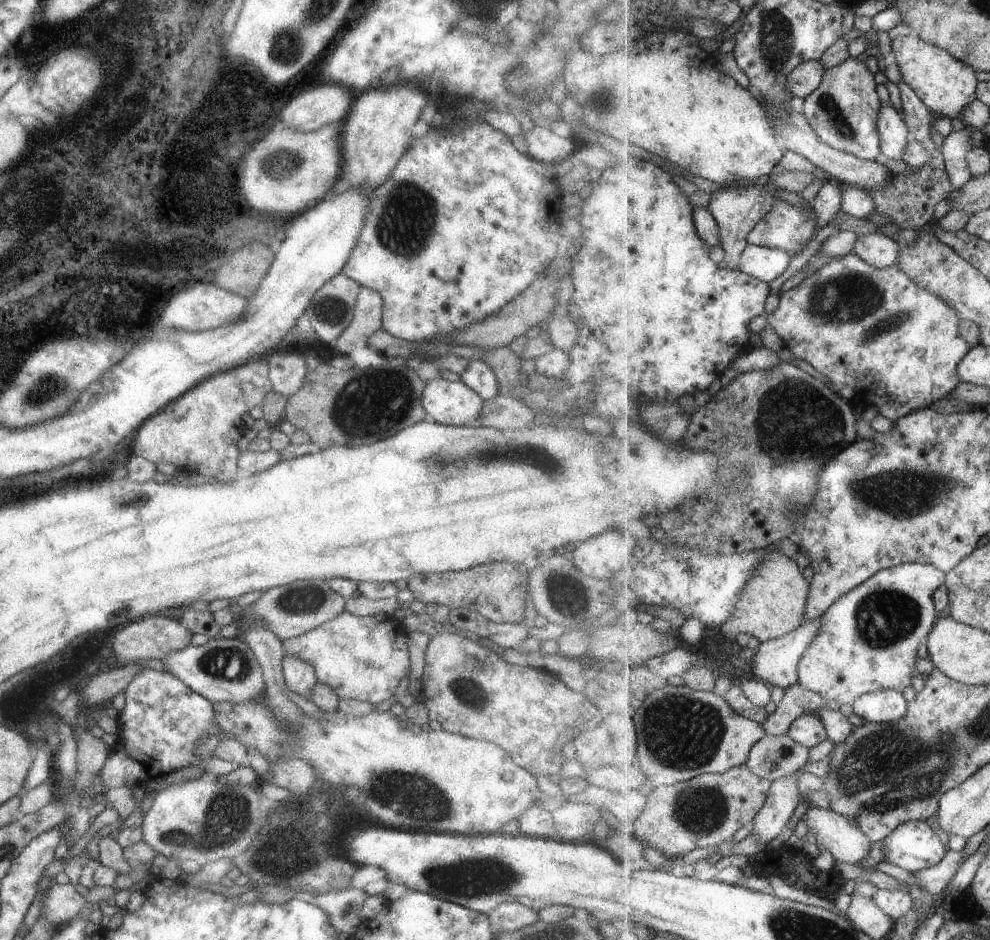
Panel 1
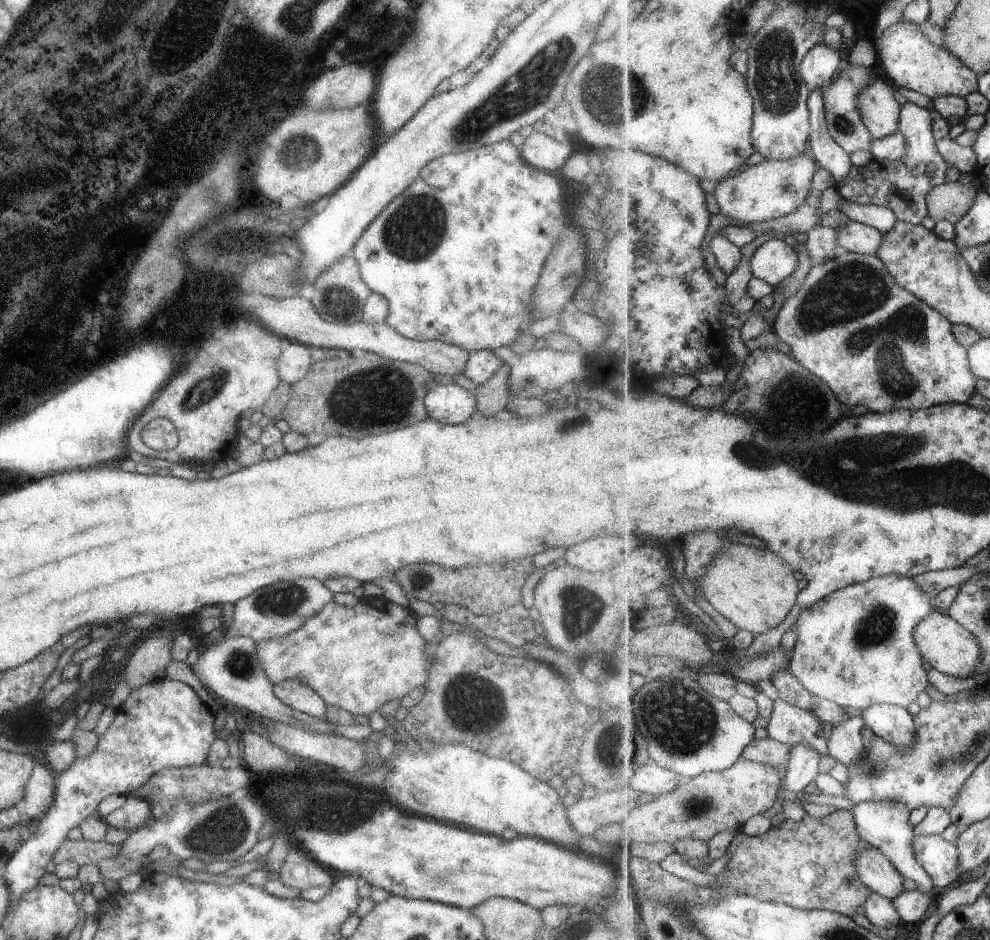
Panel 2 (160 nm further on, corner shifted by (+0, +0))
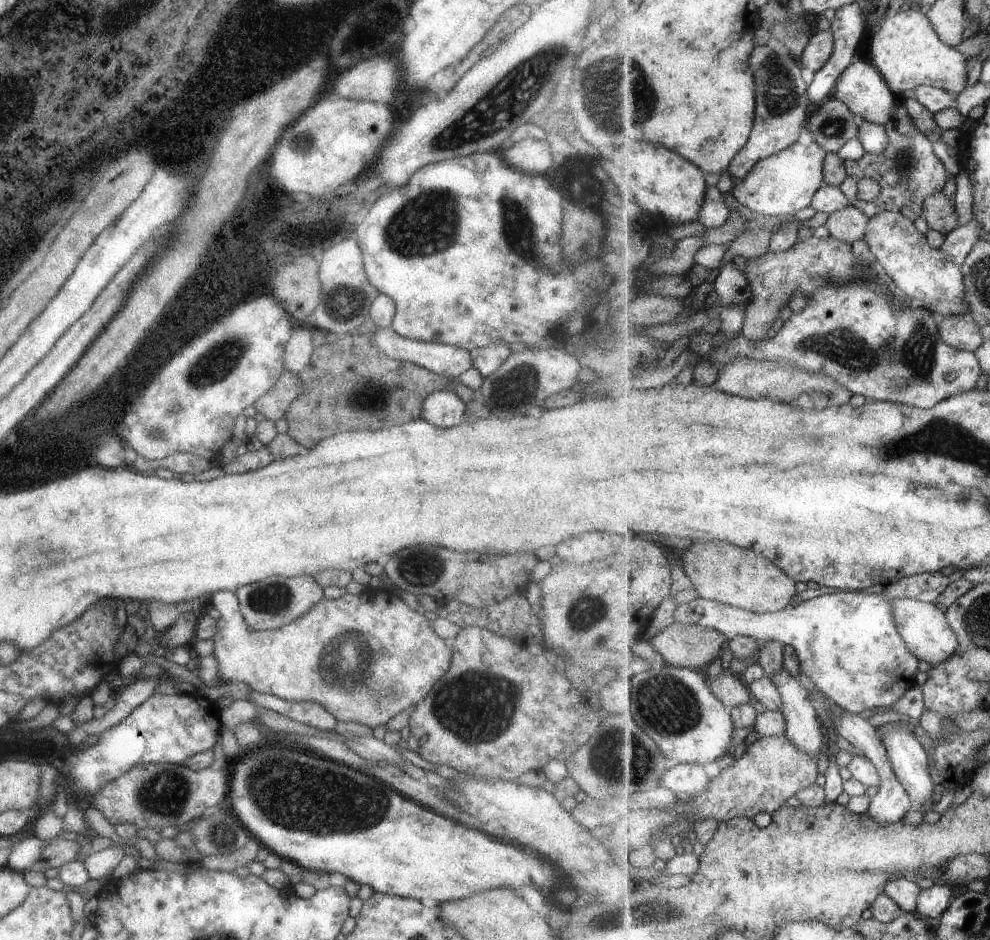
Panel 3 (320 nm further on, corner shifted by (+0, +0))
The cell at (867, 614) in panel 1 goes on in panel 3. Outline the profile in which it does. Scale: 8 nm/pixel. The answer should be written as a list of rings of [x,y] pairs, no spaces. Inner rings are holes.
[[[859,590],[836,591],[803,601],[797,607],[789,606],[782,611],[764,615],[701,597],[687,604],[677,604],[673,615],[676,619],[673,623],[715,629],[730,639],[743,635],[760,642],[780,640],[794,647],[802,664],[801,671],[814,680],[823,695],[850,713],[867,715],[873,709],[889,708],[909,688],[918,684],[919,659],[908,649],[897,628],[892,601],[878,594],[863,594]]]

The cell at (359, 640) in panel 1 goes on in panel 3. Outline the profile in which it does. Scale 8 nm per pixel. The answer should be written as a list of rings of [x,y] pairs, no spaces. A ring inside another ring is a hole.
[[[369,589],[360,595],[345,592],[336,599],[321,598],[294,621],[276,629],[251,632],[239,616],[233,591],[217,591],[208,600],[209,605],[219,612],[210,654],[217,662],[217,685],[239,681],[258,693],[267,693],[289,702],[314,702],[336,721],[371,728],[385,725],[398,712],[414,707],[441,678],[450,663],[449,642],[431,630],[430,616],[407,607],[390,590]]]

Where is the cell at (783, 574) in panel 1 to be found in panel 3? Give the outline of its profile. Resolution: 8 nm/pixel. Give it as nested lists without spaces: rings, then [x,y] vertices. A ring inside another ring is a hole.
[[[727,541],[695,542],[679,558],[685,560],[685,574],[705,599],[764,615],[791,606],[792,598],[798,594],[795,579],[771,559]]]

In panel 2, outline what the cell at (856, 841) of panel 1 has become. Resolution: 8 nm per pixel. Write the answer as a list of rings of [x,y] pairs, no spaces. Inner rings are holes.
[[[871,846],[855,856],[862,881],[871,892],[893,901],[905,891],[906,876],[879,849]]]

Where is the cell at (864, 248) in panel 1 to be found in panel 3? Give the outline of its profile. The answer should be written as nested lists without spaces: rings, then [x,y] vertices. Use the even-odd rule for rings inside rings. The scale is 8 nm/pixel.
[[[849,205],[829,215],[827,227],[833,238],[853,244],[864,239],[869,232],[869,221],[870,218],[860,208]]]

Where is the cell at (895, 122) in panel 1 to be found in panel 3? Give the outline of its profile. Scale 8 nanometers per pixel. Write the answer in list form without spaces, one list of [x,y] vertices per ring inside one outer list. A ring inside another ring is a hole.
[[[859,54],[855,60],[840,74],[833,96],[844,102],[859,117],[860,120],[884,124],[897,110],[901,98],[889,88],[883,75],[871,63],[865,54]]]

